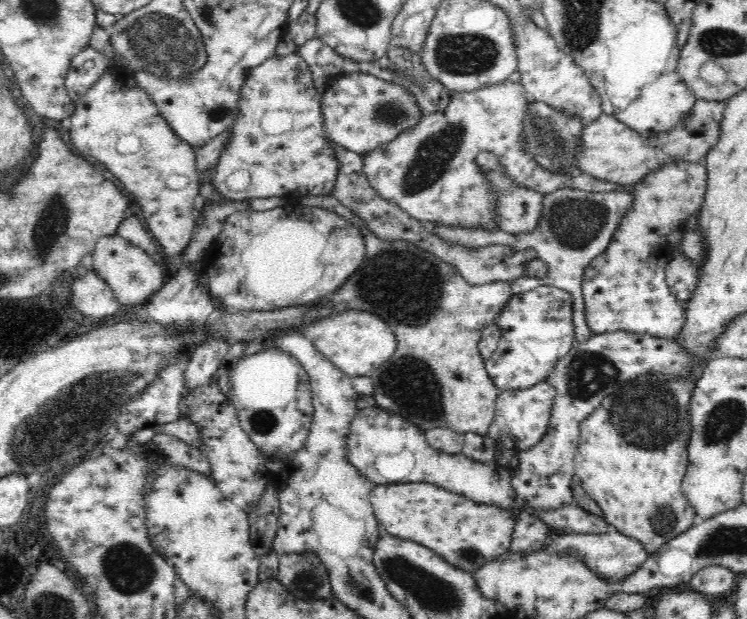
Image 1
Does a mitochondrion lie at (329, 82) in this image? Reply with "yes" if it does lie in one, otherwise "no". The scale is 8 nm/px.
no

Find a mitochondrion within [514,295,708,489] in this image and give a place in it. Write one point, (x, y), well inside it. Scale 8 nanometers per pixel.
(646, 416)

